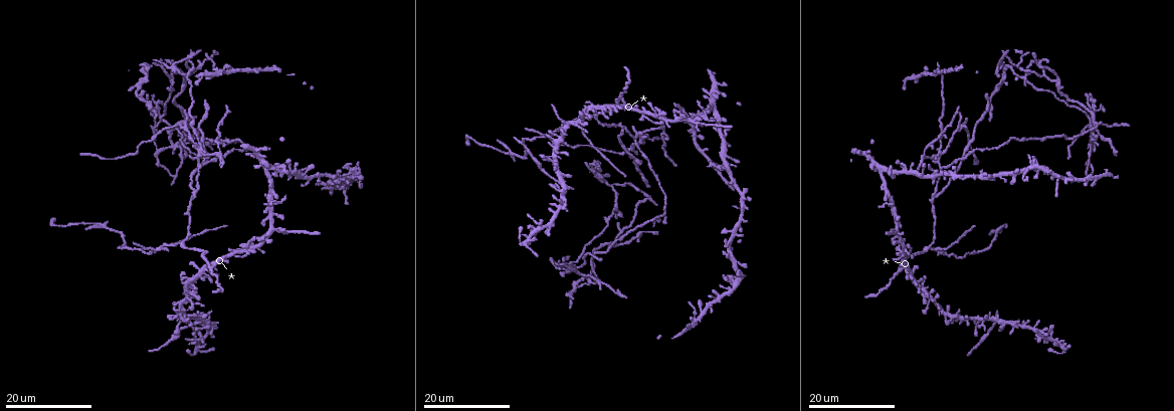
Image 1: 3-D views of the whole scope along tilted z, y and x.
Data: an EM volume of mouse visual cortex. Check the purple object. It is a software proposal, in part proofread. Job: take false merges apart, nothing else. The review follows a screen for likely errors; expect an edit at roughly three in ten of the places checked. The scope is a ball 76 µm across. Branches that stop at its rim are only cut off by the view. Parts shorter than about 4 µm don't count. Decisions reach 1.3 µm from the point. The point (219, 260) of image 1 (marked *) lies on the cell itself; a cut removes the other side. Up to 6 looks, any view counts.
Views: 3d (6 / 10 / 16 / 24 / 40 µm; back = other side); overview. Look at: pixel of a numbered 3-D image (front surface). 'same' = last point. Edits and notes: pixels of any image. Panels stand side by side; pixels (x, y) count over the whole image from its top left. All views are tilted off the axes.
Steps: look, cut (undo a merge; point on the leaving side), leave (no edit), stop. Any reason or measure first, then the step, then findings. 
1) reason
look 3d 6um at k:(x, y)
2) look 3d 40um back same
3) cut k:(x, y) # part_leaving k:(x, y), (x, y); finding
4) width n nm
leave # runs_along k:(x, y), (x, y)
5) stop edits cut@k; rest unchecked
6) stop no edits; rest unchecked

three-way junction
look 3d 24um at 1:(155, 250)

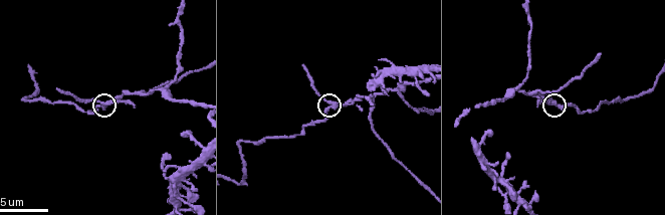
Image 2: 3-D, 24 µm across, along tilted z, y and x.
look 3d 6um at 2:(104, 105)

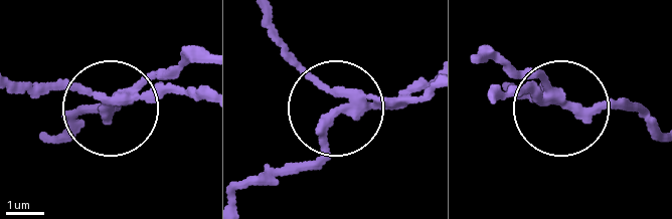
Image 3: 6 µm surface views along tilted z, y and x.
other side
look 3d 6um back at 3:(341, 104)

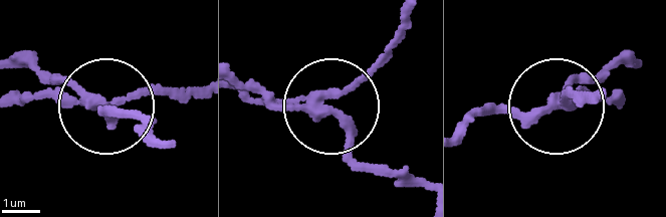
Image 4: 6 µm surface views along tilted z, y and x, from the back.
side_arm 6 um
cut 4:(139, 93) # part_leaving 4:(84, 100), (199, 89); a second cell is stuck on

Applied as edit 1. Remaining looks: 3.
look overview

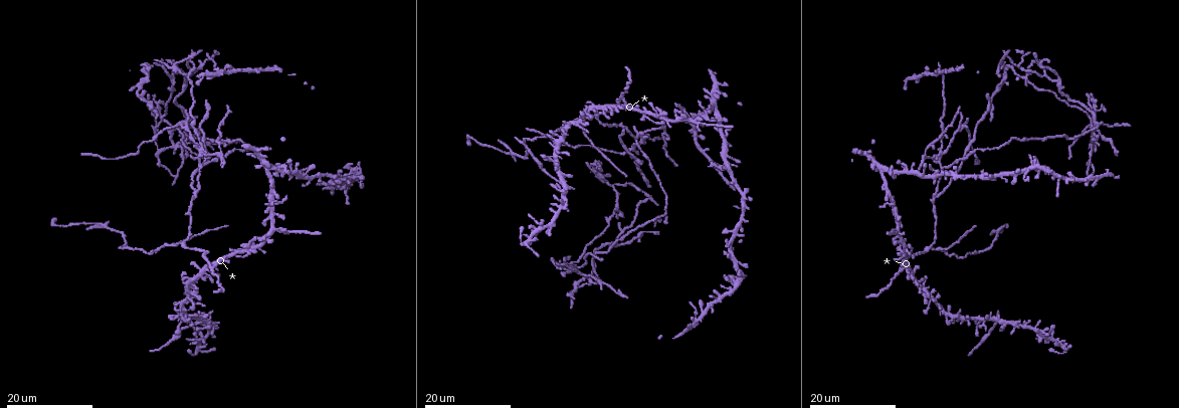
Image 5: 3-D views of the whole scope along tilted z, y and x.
four arms meet
look 3d 16um at 5:(660, 115)

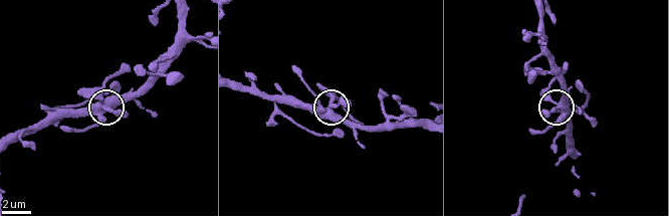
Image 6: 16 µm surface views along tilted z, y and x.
look 3d 6um at 6:(108, 104)

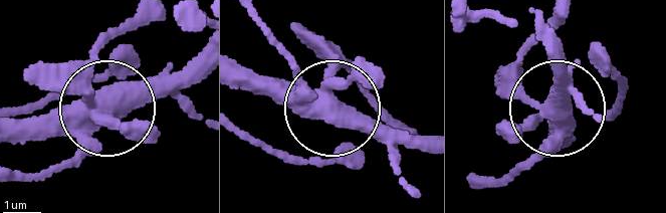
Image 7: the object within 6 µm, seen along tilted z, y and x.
leave # all the same cell

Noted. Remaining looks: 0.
stop edits cut@4; rest unchecked

